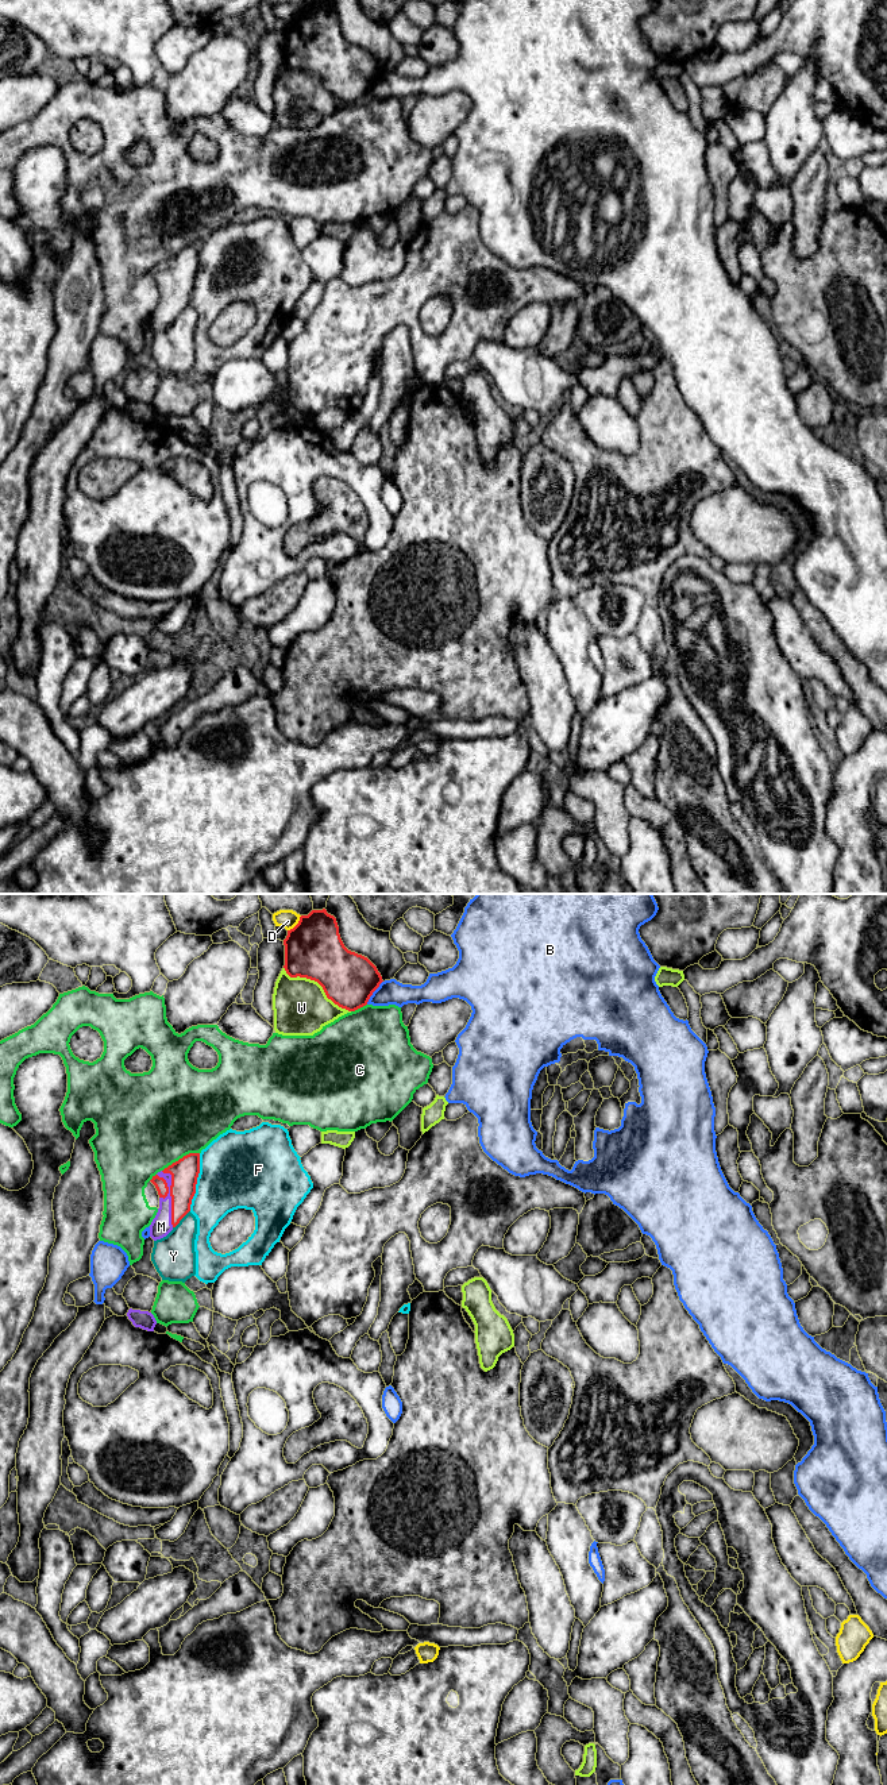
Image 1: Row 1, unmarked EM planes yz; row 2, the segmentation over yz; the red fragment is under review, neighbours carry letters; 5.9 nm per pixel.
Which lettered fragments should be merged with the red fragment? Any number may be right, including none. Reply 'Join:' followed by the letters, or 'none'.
Join: M

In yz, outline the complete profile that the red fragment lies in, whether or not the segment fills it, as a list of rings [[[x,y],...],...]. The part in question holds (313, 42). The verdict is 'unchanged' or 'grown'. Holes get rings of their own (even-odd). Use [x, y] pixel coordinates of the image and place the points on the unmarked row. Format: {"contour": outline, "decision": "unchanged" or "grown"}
{"contour": [[[325,1],[301,8],[284,38],[286,66],[317,74],[328,92],[348,104],[366,99],[383,74],[367,50],[344,39],[336,11]]], "decision": "unchanged"}

